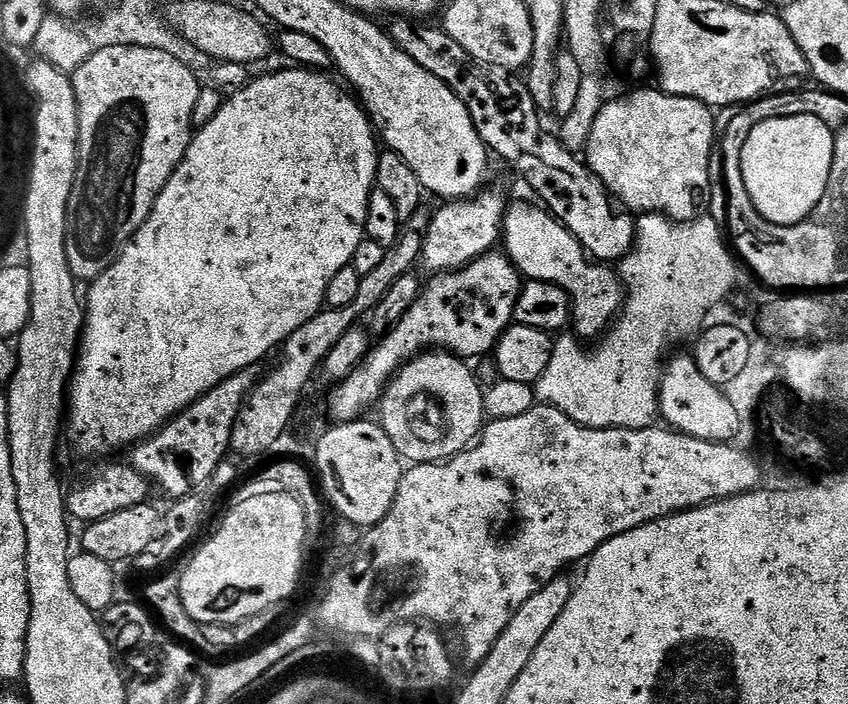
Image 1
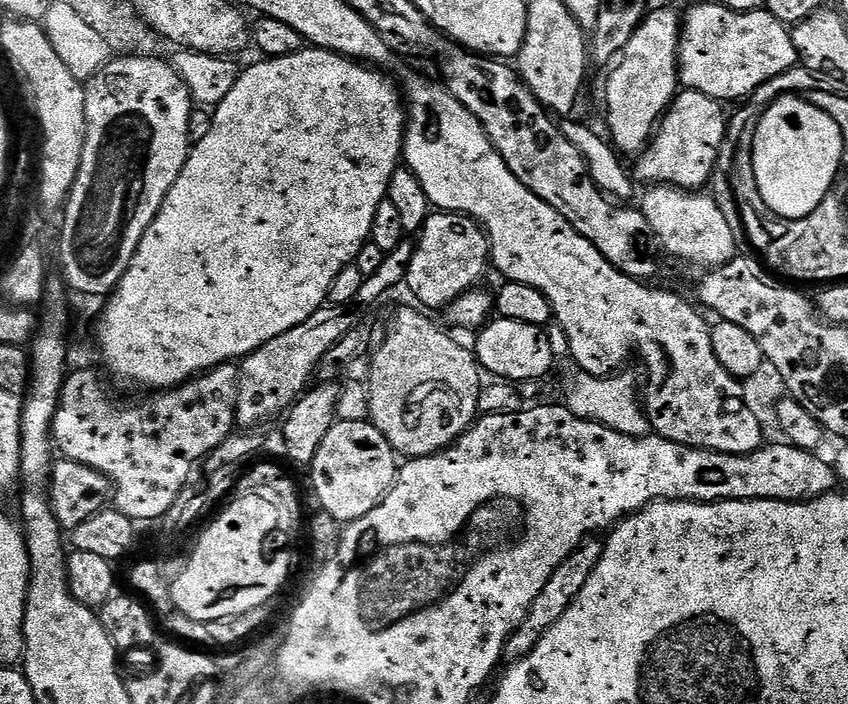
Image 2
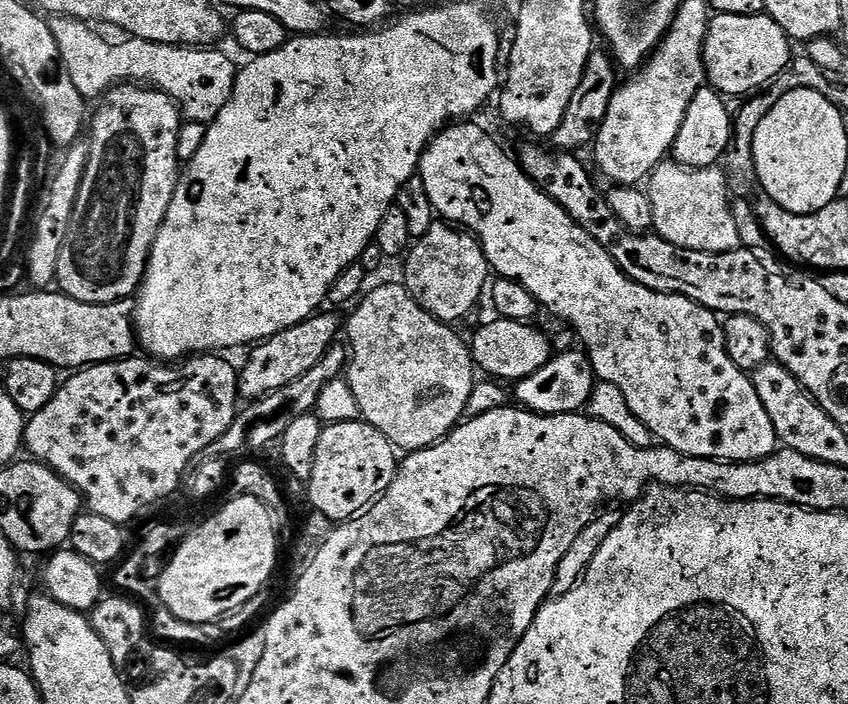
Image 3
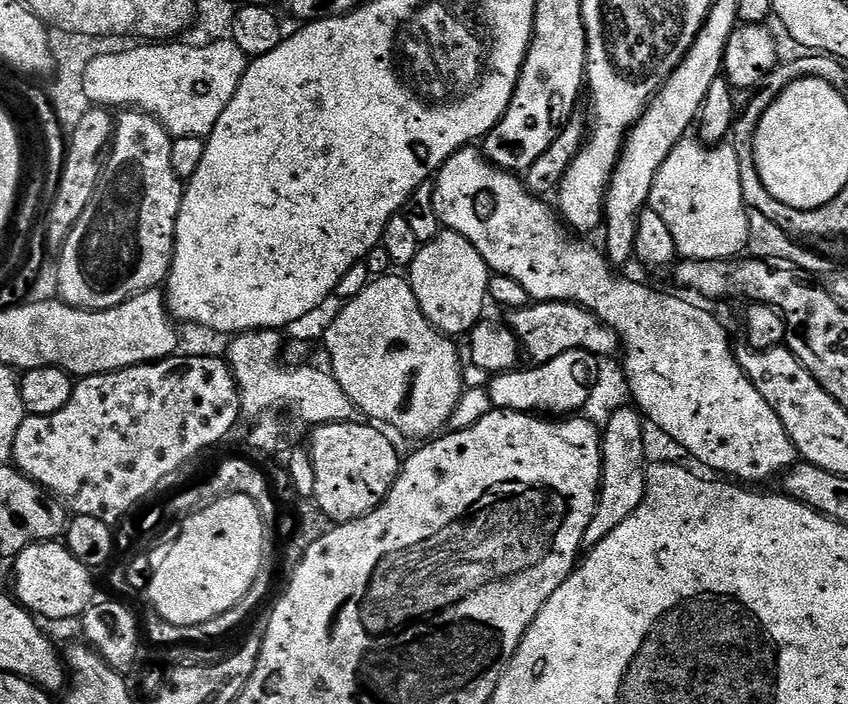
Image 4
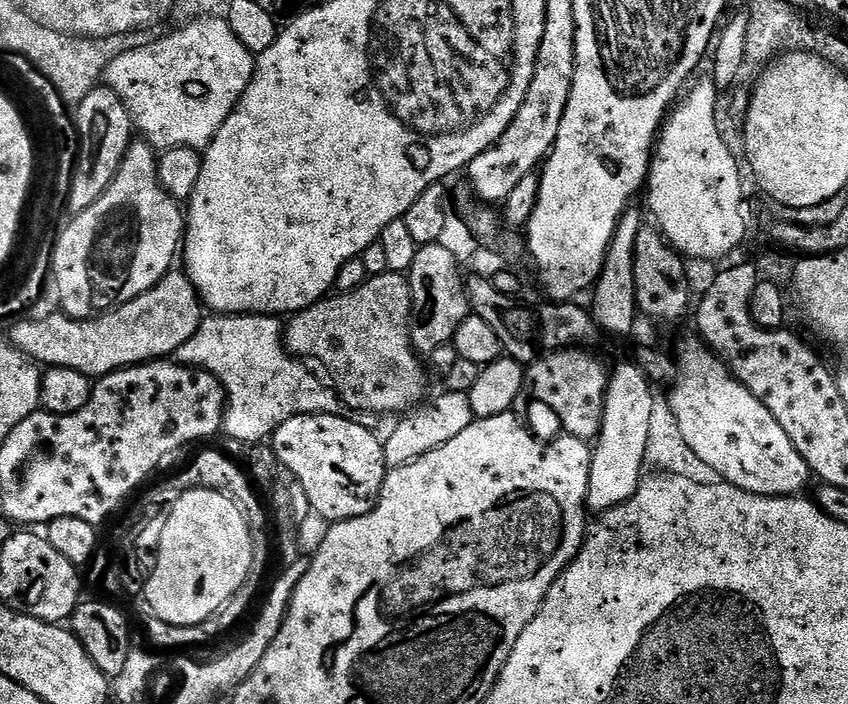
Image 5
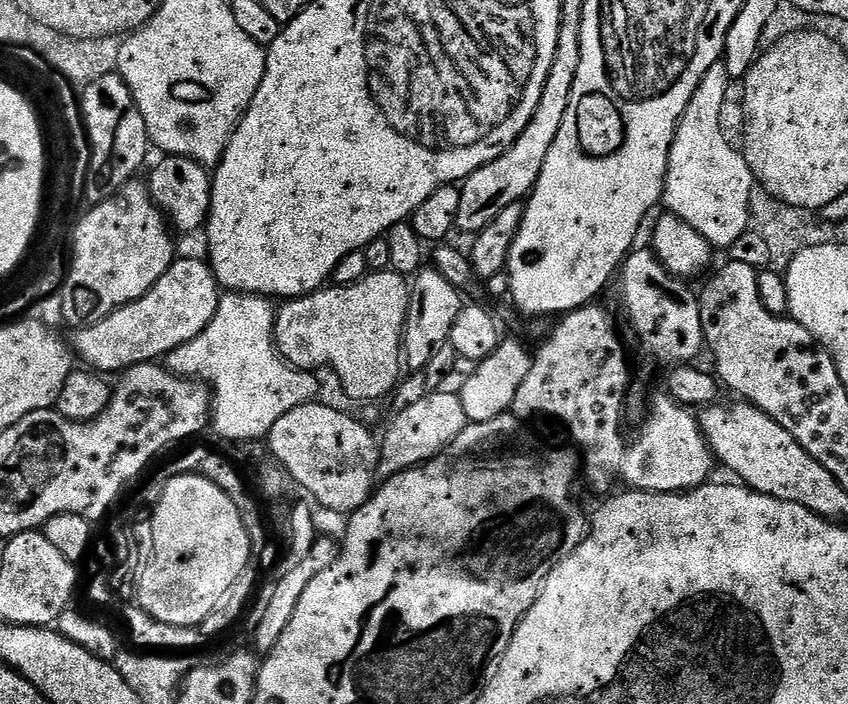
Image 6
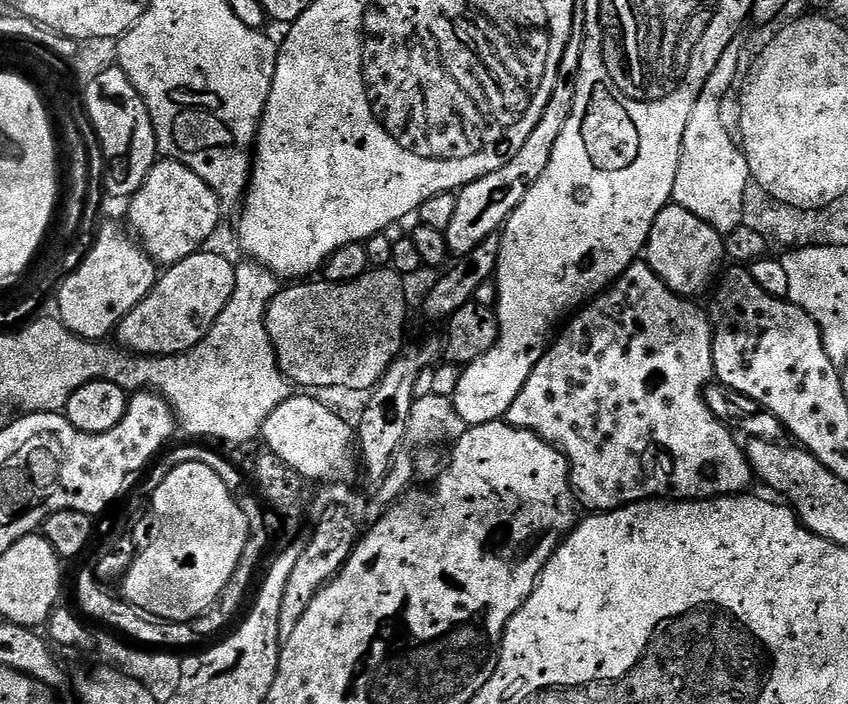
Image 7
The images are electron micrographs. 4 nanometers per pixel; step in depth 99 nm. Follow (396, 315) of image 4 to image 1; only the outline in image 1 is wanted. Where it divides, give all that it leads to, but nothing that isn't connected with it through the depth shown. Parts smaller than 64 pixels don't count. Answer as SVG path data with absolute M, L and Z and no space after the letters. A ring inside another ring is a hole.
M429 350L414 360L408 361L399 372L393 376L384 391L378 405L379 423L385 434L394 442L394 450L409 465L439 464L447 462L469 447L479 437L485 423L484 393L480 388L476 376L467 368L465 361L451 352L443 350Z

